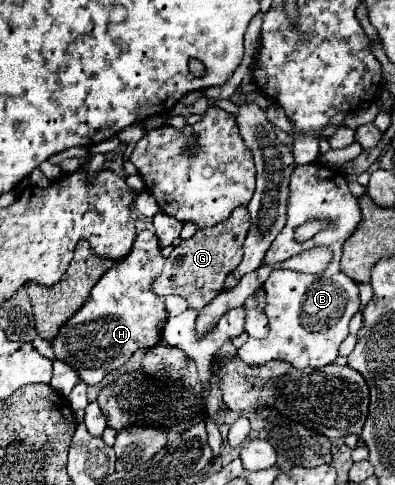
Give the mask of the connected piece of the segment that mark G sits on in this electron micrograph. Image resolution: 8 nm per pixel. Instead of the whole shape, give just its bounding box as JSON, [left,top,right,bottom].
[152,207,250,313]

